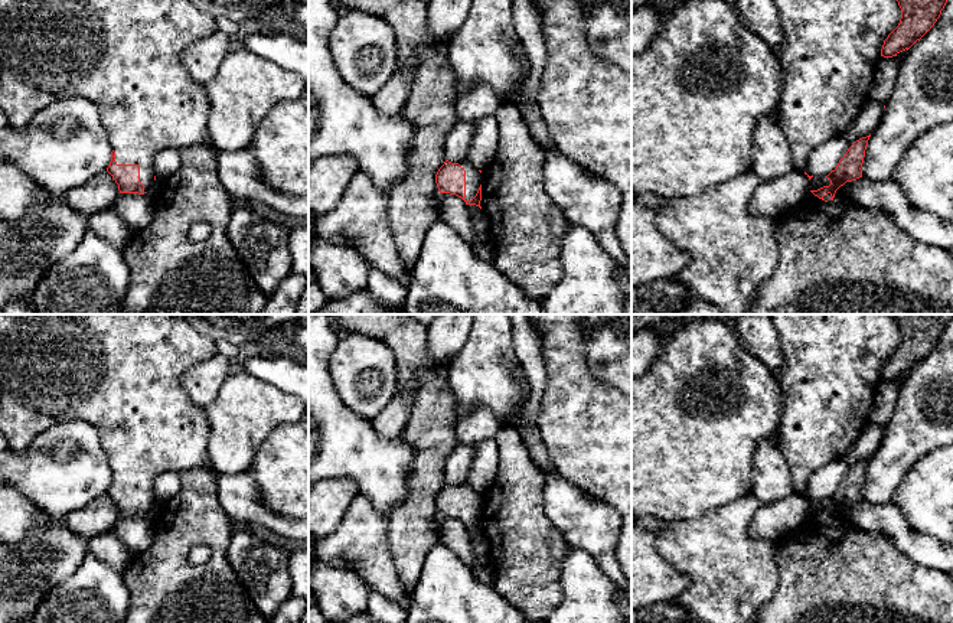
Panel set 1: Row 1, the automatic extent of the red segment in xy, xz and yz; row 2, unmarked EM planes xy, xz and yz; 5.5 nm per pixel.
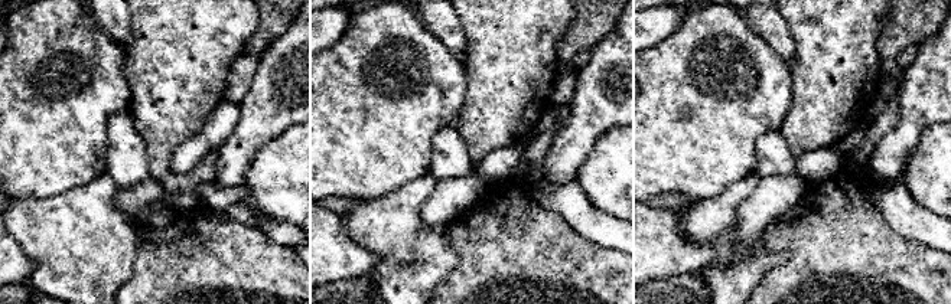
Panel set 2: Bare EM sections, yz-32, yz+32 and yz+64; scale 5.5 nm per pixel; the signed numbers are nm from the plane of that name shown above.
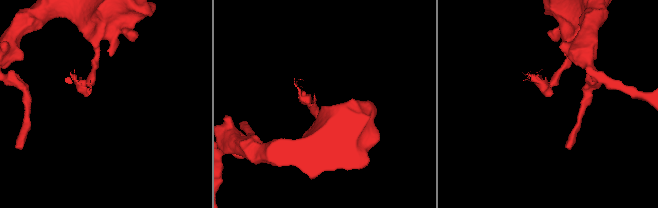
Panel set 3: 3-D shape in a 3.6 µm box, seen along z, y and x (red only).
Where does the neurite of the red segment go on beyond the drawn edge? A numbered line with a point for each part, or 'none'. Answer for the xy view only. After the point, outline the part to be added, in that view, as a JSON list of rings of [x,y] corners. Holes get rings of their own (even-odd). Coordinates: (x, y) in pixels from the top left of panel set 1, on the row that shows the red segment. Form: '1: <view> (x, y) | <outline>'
1: xy (124, 56) | [[[0,0],[0,110],[9,125],[23,131],[33,115],[63,98],[85,98],[98,112],[117,164],[138,164],[144,195],[150,198],[154,183],[153,159],[164,149],[183,150],[203,144],[209,138],[209,102],[202,84],[196,82],[182,63],[182,52],[189,43],[198,42],[218,32],[216,17],[199,10],[189,0]]]

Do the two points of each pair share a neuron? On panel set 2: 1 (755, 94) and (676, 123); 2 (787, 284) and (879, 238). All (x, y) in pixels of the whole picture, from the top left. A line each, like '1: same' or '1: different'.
1: same
2: same

